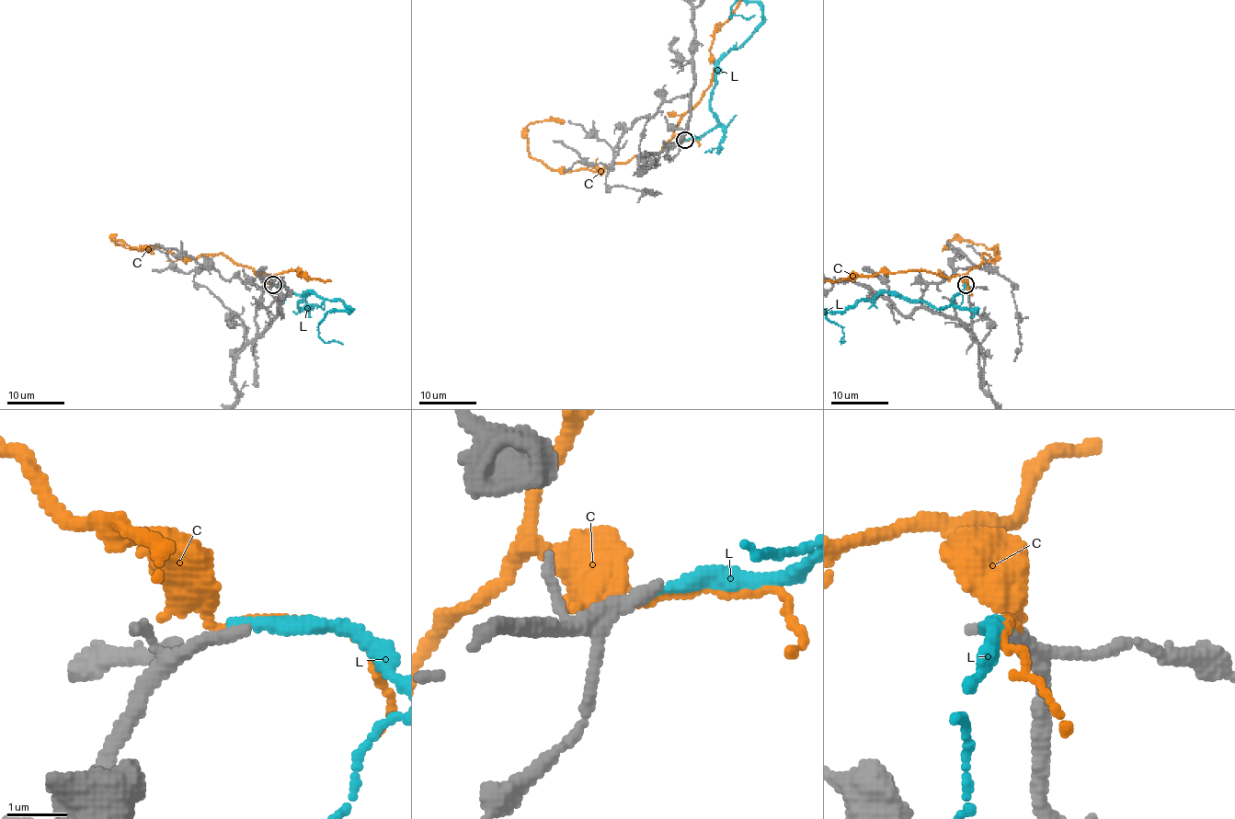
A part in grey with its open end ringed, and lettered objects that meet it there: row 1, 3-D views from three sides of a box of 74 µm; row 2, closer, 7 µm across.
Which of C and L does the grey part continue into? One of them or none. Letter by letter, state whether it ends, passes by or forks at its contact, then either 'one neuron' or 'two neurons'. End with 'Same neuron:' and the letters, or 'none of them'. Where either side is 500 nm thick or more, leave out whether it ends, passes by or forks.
C: it forks | two neurons
L: it ends | one neuron
Same neuron: L

